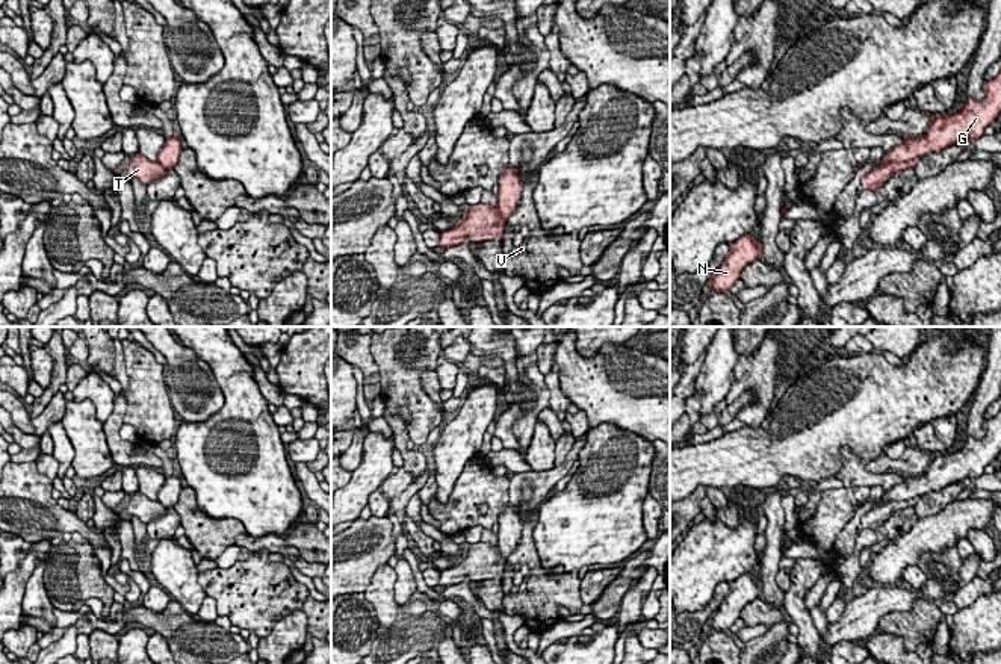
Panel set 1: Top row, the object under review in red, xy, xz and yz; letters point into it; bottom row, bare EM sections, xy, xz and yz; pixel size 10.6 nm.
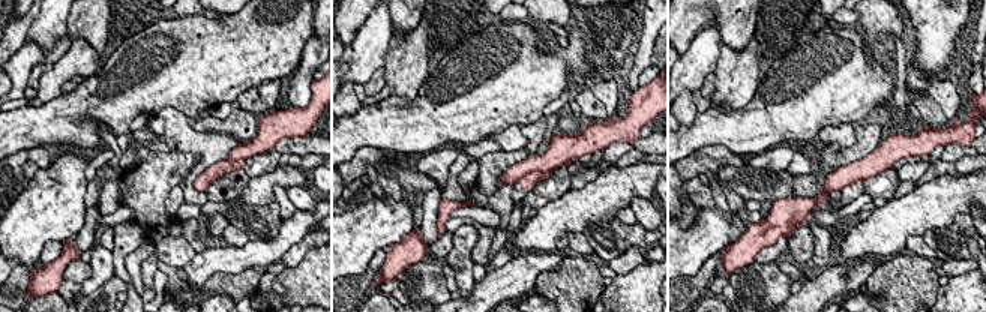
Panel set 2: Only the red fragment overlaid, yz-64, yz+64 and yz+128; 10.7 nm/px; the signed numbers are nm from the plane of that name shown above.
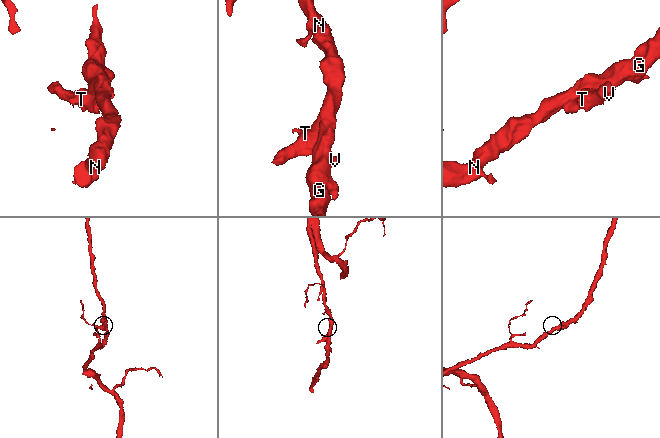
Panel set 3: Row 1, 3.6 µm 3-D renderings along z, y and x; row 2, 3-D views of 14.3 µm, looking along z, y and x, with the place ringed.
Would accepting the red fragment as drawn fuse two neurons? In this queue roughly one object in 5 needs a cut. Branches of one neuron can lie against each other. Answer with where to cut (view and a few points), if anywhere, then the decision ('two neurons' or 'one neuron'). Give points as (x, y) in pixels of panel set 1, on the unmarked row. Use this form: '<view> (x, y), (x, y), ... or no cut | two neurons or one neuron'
yz (918, 496), (883, 504) | two neurons

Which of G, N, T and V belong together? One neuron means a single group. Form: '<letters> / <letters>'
G N V / T

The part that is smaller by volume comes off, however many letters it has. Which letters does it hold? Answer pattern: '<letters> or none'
T

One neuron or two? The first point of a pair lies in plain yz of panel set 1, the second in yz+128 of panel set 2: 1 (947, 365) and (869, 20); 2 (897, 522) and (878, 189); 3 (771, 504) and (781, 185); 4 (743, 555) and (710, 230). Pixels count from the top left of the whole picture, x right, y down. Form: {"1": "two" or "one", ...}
{"1": "two", "2": "one", "3": "two", "4": "one"}

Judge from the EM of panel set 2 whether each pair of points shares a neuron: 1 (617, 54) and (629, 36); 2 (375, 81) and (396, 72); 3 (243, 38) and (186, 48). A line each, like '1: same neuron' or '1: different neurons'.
1: same neuron
2: different neurons
3: same neuron

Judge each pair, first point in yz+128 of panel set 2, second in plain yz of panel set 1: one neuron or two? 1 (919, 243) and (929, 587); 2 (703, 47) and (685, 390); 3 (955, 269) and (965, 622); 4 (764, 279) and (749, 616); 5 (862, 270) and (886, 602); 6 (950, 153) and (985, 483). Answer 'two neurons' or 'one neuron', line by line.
1: two neurons
2: two neurons
3: two neurons
4: one neuron
5: one neuron
6: two neurons

